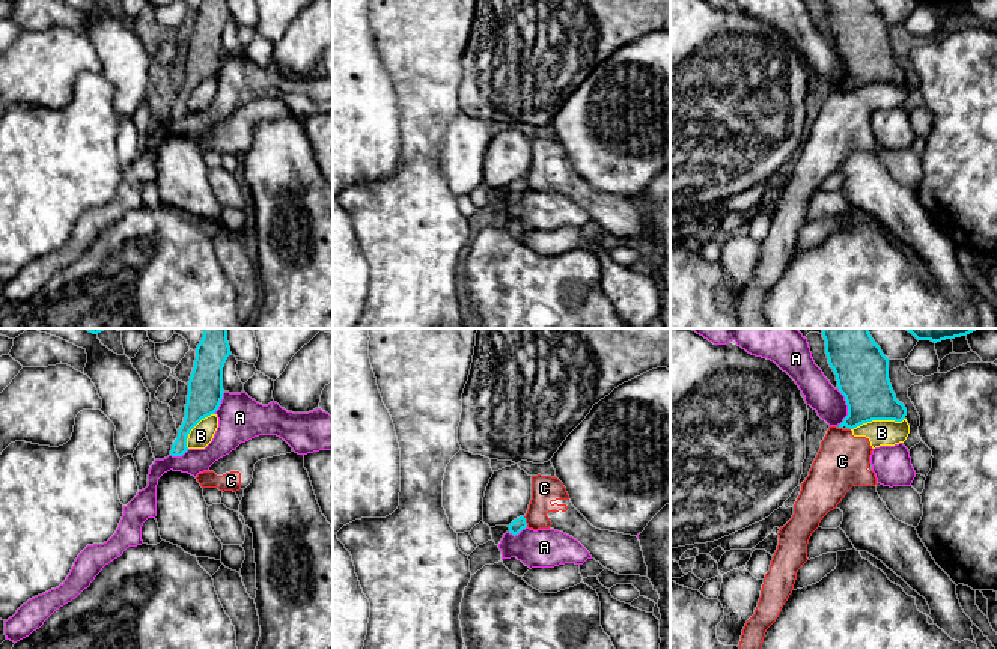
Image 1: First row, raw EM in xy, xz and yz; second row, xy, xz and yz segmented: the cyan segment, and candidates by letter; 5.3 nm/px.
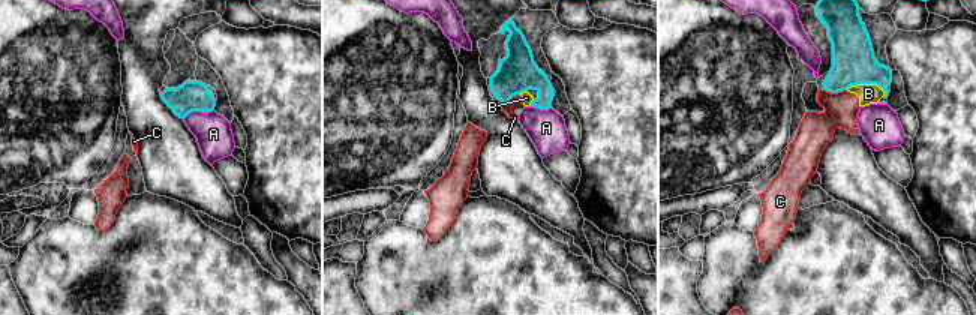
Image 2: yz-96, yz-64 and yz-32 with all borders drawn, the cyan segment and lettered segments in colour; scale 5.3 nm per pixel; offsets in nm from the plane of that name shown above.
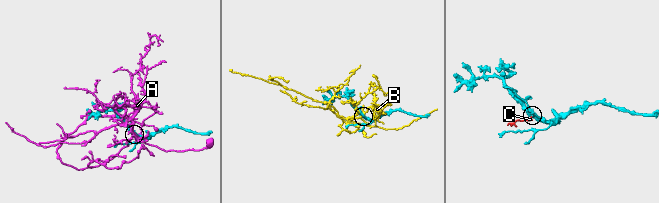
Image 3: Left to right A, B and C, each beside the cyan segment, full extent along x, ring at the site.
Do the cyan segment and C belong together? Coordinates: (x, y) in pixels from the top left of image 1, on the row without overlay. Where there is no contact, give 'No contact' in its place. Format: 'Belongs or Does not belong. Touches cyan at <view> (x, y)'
Does not belong. Touches cyan at xz (524, 184)

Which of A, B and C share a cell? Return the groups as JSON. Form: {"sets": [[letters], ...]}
{"sets": [["A"], ["B", "C"]]}

